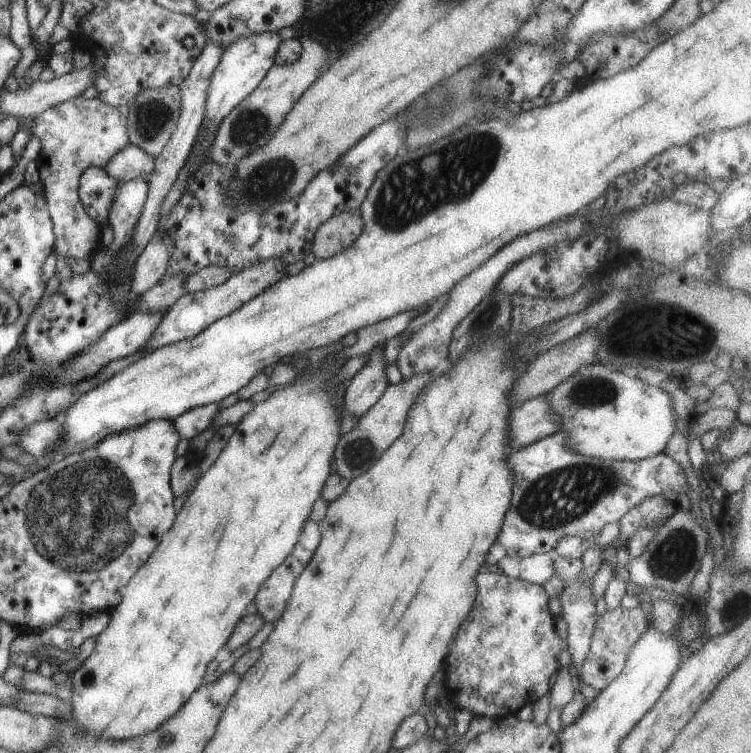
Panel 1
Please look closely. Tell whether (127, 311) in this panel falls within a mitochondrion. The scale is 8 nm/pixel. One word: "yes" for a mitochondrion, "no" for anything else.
no

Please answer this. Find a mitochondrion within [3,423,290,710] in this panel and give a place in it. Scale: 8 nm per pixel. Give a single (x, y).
(78, 518)

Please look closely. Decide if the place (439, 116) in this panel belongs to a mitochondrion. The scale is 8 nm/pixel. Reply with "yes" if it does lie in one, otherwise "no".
yes

